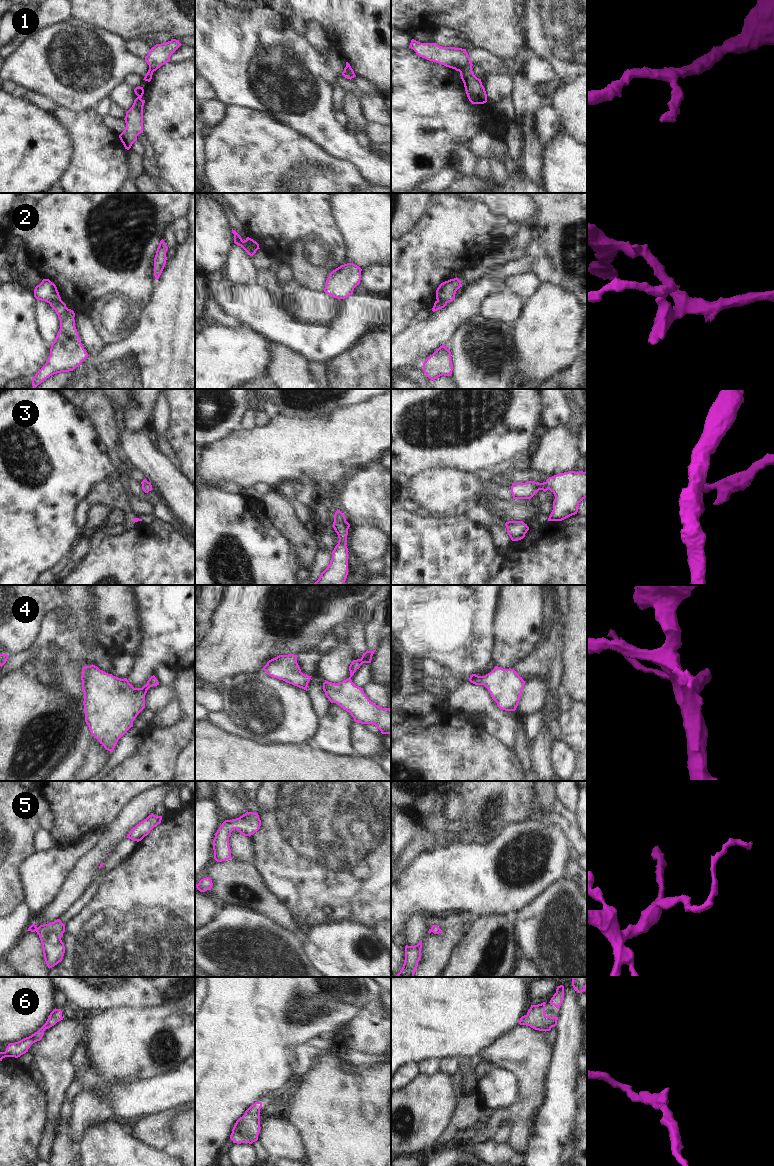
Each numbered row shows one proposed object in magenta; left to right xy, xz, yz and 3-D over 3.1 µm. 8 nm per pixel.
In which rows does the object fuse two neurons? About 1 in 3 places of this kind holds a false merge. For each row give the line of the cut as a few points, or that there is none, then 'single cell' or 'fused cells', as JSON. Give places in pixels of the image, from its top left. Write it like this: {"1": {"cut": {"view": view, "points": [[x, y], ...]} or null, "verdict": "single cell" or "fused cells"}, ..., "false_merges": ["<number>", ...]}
{"1": {"cut": null, "verdict": "single cell"}, "2": {"cut": {"view": "xz", "points": [[245, 240], [248, 246], [252, 246], [256, 250]]}, "verdict": "fused cells"}, "3": {"cut": null, "verdict": "single cell"}, "4": {"cut": null, "verdict": "single cell"}, "5": {"cut": null, "verdict": "single cell"}, "6": {"cut": null, "verdict": "single cell"}, "false_merges": ["2"]}

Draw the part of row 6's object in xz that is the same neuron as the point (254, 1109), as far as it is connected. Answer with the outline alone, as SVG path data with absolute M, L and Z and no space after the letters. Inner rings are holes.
M255 1102L252 1104L240 1117L230 1135L230 1139L233 1143L249 1143L258 1140L258 1135L260 1133L260 1109L262 1107L261 1102Z

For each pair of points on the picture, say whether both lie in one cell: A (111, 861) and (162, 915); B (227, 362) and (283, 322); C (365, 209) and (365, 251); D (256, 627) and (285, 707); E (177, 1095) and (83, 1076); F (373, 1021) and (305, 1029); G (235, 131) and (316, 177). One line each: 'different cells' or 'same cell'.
A: different cells
B: different cells
C: same cell
D: different cells
E: same cell
F: different cells
G: same cell

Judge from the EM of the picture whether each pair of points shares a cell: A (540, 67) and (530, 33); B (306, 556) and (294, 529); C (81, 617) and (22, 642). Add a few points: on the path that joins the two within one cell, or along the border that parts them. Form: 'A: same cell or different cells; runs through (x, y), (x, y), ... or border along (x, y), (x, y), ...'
A: different cells; border along (534, 55), (546, 60), (555, 73)
B: same cell; runs through (306, 549), (299, 536)
C: different cells; border along (41, 626), (34, 642), (27, 649)

